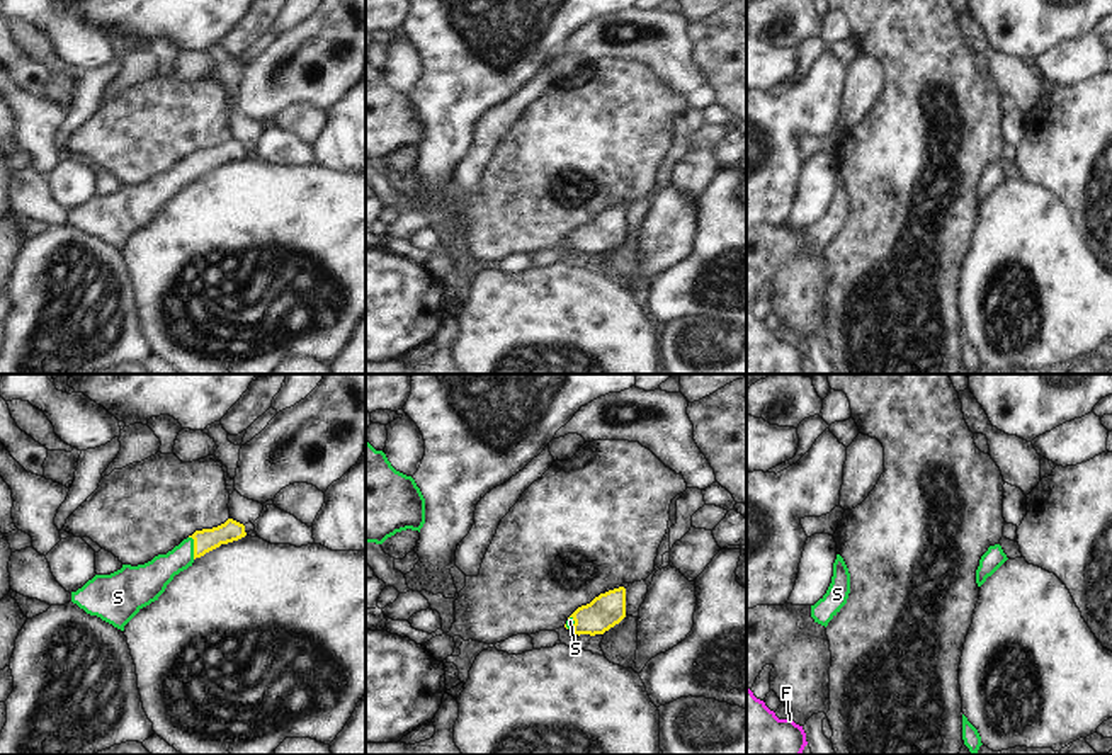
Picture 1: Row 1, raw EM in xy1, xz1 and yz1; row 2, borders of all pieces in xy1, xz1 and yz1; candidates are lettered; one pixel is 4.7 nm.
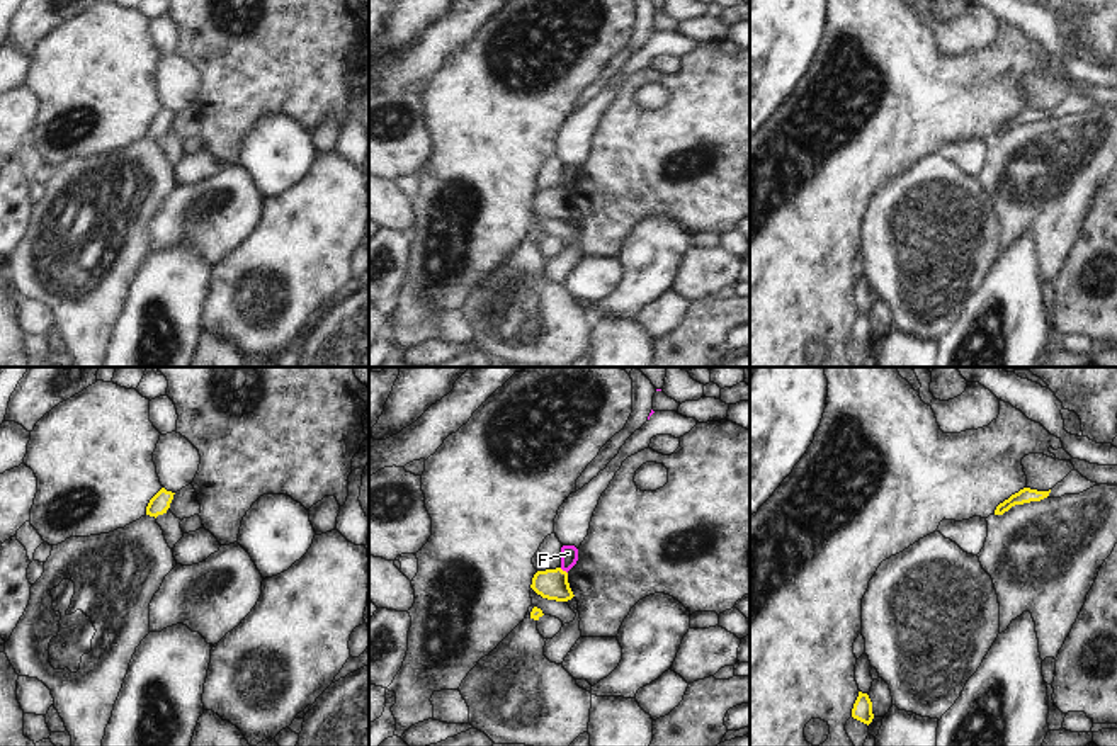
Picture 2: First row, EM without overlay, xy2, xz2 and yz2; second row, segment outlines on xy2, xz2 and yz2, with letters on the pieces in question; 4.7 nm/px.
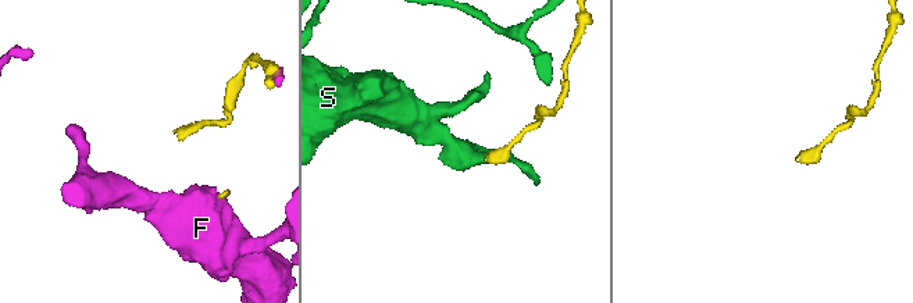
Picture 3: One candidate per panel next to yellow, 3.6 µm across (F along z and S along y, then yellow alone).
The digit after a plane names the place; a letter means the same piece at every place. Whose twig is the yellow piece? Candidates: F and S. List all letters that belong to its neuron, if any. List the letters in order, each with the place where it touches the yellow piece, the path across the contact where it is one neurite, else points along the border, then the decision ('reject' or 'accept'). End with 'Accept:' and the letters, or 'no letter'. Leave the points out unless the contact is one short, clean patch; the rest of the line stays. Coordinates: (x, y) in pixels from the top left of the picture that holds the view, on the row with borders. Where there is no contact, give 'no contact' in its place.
F: xz2 (561, 570) | along xz2 (560, 568), (567, 573) | reject
S: xy1 (194, 548) | across xy1 (206, 539), (194, 548), (164, 567), (152, 579) | accept
Accept: S

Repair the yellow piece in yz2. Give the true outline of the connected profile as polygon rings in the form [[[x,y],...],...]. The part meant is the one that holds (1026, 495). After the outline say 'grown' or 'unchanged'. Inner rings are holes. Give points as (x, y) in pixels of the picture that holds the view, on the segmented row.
[[[1023,488],[1018,493],[1012,495],[1003,503],[1000,503],[995,510],[995,515],[1003,515],[1005,511],[1008,511],[1015,505],[1040,501],[1040,500],[1047,498],[1049,493],[1051,493],[1051,489],[1049,491],[1037,491],[1037,489]]]; unchanged

